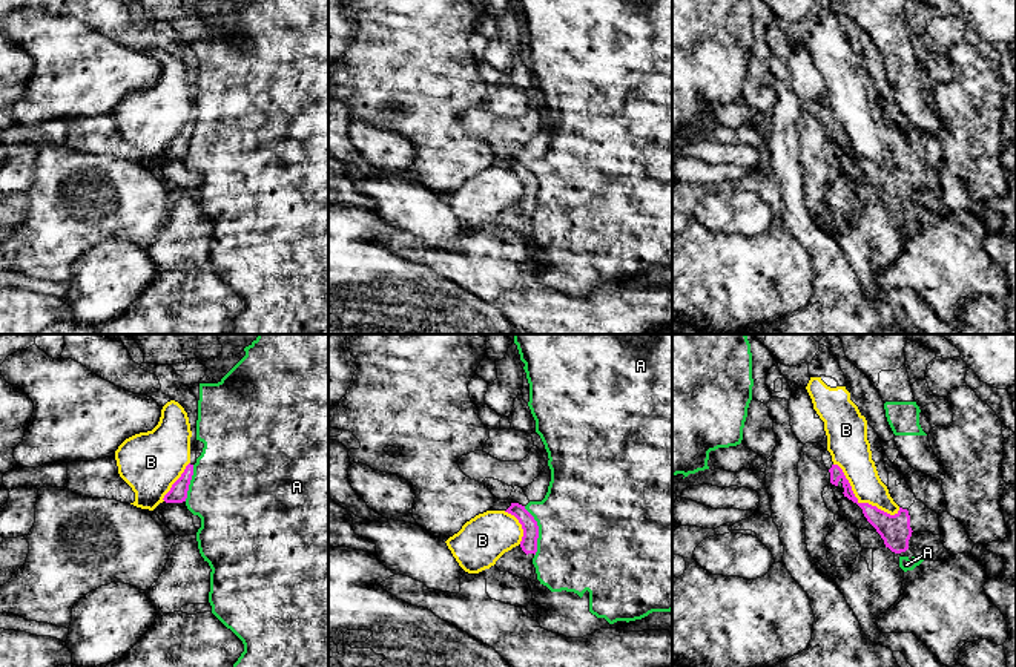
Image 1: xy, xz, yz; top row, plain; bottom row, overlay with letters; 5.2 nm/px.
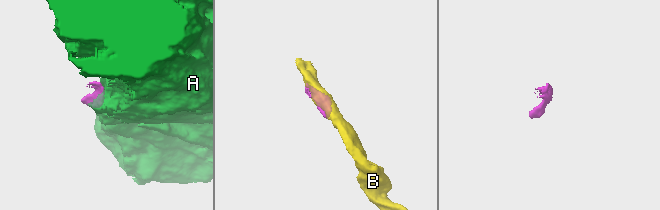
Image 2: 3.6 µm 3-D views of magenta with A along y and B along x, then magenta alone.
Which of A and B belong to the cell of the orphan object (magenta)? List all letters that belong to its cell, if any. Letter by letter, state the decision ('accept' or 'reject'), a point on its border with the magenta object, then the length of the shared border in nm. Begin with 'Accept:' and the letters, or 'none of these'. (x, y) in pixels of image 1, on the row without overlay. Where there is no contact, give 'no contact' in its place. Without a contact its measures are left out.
Accept: none of these
A: reject; contact xz (537, 187); length 280 nm
B: reject; contact yz (860, 160); length 440 nm

